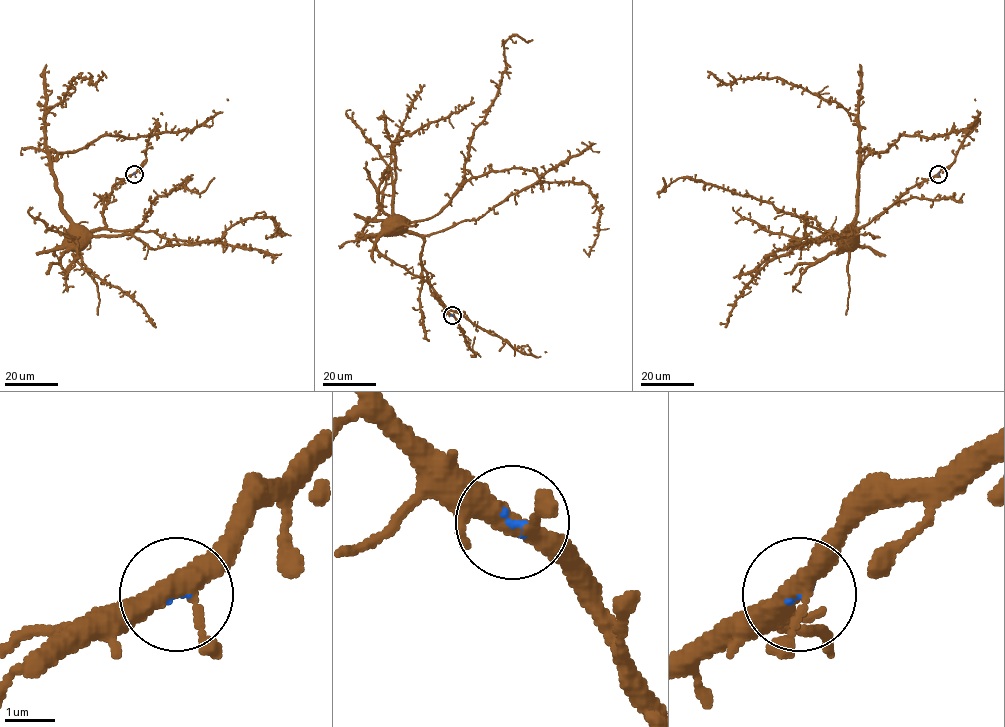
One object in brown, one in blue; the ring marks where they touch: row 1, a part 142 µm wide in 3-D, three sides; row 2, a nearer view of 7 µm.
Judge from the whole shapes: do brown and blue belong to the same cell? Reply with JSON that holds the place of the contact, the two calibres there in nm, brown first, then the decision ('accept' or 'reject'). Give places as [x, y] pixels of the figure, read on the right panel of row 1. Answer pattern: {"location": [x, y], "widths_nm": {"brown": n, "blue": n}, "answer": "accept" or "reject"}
{"location": [938, 174], "widths_nm": {"brown": 340, "blue": 80}, "answer": "accept"}

